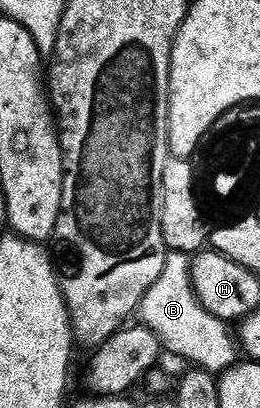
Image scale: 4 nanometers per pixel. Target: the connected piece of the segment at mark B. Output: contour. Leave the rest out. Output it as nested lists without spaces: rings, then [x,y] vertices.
[[[179,251],[168,254],[161,277],[157,277],[149,293],[145,293],[137,315],[143,318],[140,319],[142,326],[148,327],[166,350],[168,347],[173,354],[188,359],[196,368],[222,373],[236,366],[241,351],[233,331],[227,328],[230,326],[209,313],[209,309],[205,309],[199,300],[194,281],[191,280],[191,260],[192,256],[182,255]]]

